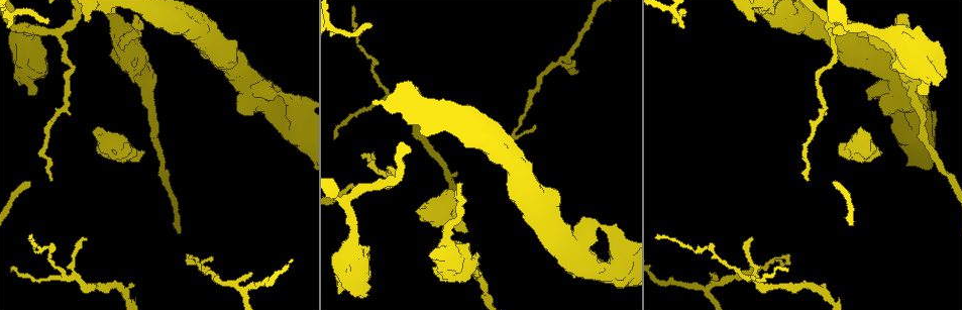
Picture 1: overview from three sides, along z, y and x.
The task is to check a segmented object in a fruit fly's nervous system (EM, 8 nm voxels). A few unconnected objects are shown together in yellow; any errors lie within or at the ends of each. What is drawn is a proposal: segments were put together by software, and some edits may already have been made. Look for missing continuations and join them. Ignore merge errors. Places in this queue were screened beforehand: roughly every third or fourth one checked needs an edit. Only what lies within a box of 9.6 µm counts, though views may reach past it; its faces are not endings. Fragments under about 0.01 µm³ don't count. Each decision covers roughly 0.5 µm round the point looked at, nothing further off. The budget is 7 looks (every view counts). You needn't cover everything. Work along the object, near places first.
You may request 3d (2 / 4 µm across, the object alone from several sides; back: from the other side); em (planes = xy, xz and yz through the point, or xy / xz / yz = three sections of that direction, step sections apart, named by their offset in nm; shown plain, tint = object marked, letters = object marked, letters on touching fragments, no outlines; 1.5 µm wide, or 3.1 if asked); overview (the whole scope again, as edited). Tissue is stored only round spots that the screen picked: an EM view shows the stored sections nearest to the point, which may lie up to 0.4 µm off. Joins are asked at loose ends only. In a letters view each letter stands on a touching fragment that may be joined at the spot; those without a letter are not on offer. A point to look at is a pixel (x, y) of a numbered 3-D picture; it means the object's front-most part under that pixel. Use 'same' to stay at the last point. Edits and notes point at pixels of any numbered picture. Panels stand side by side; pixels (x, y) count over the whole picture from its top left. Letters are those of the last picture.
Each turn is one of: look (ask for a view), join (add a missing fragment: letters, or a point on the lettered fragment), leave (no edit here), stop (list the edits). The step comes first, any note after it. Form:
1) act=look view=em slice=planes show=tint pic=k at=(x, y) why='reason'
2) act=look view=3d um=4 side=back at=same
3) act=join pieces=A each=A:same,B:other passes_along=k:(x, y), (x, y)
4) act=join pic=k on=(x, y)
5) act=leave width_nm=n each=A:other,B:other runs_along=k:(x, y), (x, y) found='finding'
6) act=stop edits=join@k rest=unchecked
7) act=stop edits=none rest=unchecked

act=look view=em slice=planes show=letters pic=1 at=(464, 233) why='an open end'

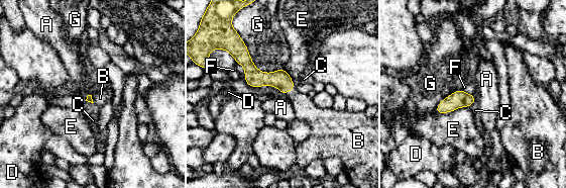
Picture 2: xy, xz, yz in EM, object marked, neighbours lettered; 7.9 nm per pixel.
act=join pieces=B each=A:other,B:same,C:other,D:other,E:other,F:other,G:other found='the neuron continues'

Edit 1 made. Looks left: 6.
act=look view=3d um=4 pic=1 at=(88, 21) why='free end'

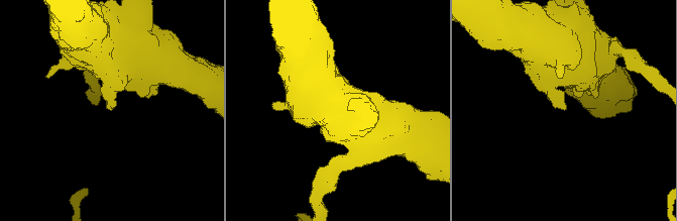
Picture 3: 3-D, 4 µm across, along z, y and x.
act=look view=em slice=yz step=8 show=letters pic=3 at=(565, 107) why='shape alone is not enough'

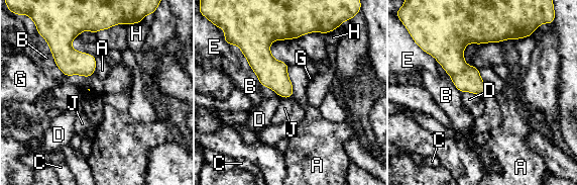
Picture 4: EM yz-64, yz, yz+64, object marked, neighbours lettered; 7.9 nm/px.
act=leave longest_contact=B:360nm each=A:other,B:other,C:other,D:other,E:other,G:other,H:other,J:other border=4:(287, 66), (293, 97) found='none of them fits'

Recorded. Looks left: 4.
act=look view=em slice=planes show=tint pic=1 at=(352, 185) why='branch stops here'

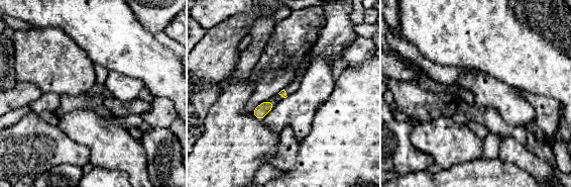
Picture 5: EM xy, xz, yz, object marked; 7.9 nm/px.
act=look view=em slice=planes show=letters at=same

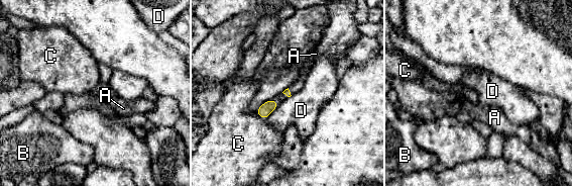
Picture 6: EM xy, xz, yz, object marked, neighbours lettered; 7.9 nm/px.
act=leave longest_contact=D:170nm each=A:other,B:other,C:other,D:other border=6:(279, 104), (266, 119) found='none of them fits'

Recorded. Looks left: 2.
act=stop edits=join@2 rest=unchecked

